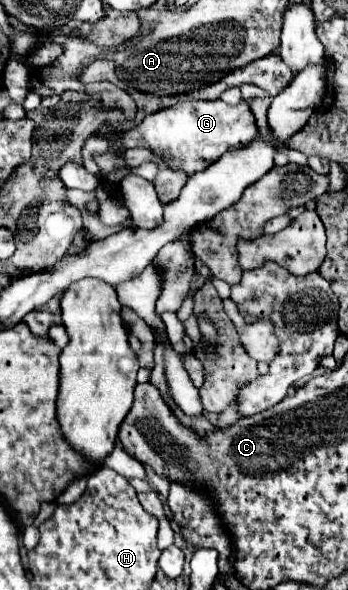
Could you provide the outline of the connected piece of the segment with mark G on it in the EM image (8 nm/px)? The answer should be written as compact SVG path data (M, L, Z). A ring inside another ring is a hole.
M220 99L214 101L180 101L174 107L160 109L148 117L140 125L130 131L114 133L106 125L100 127L100 137L110 143L106 153L94 153L94 161L100 167L100 189L118 201L118 185L106 173L120 173L118 157L124 157L128 149L146 147L154 153L160 153L164 161L168 161L168 169L180 169L188 177L192 173L204 171L212 161L218 161L228 149L240 149L240 145L248 145L252 137L258 137L258 125L254 121L254 113L248 101L240 101L238 105L228 105Z

